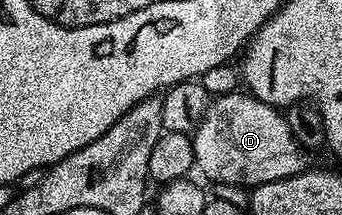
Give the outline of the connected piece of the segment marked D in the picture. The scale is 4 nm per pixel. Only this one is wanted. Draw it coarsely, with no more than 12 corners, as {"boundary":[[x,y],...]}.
{"boundary":[[248,92],[214,96],[191,157],[244,187],[305,172],[286,114]]}

